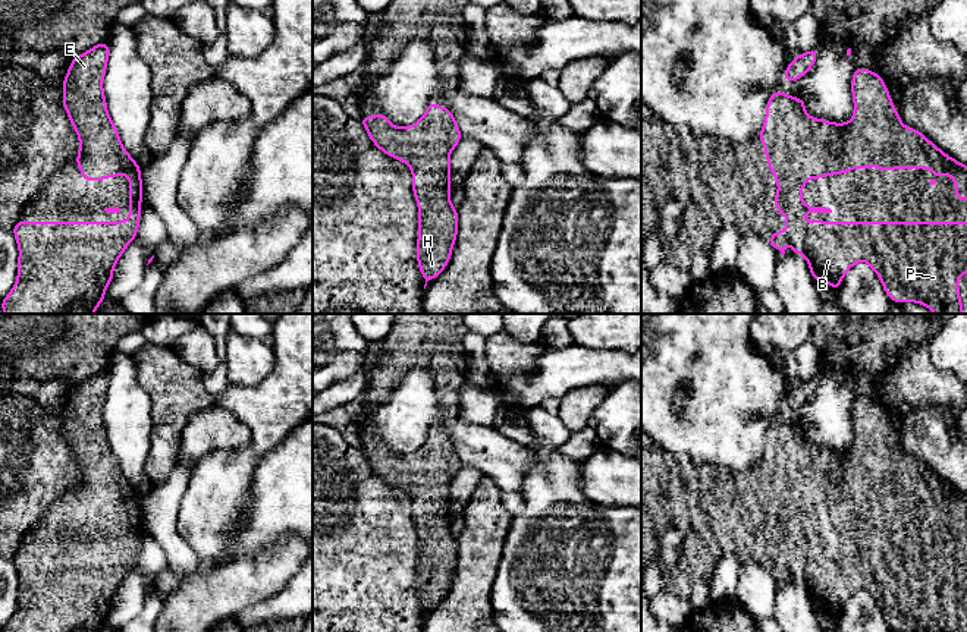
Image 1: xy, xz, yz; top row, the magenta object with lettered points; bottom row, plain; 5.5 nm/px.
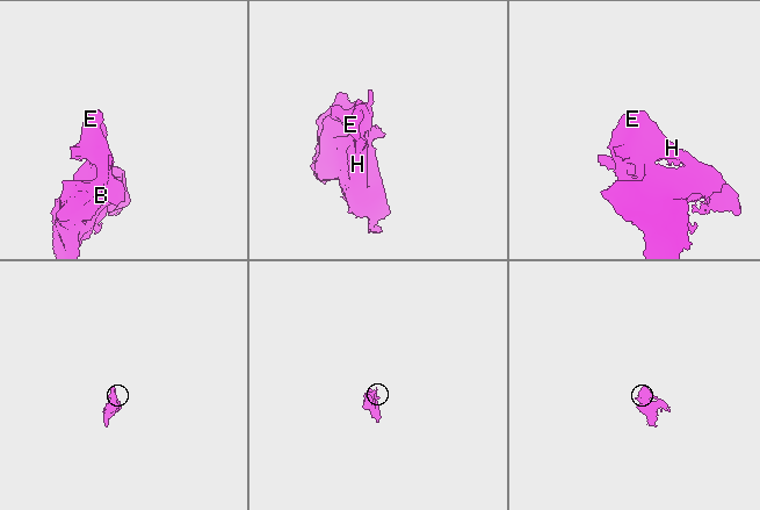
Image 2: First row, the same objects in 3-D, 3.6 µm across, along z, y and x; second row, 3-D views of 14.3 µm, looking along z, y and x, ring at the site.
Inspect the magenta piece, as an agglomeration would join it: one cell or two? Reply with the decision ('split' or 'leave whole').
leave whole

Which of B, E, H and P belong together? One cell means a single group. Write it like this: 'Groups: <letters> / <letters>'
Groups: B E H P

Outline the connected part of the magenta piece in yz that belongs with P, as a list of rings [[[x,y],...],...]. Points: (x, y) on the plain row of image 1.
[[[864,396],[855,397],[851,409],[854,428],[854,443],[848,452],[832,452],[825,447],[813,447],[807,443],[803,427],[794,427],[785,421],[772,421],[766,434],[766,447],[759,468],[765,472],[769,499],[776,504],[778,522],[773,525],[776,540],[787,545],[784,560],[773,560],[767,570],[785,582],[785,569],[789,569],[791,578],[801,582],[810,595],[810,601],[816,610],[828,611],[836,620],[842,606],[858,589],[866,589],[873,600],[877,601],[883,619],[894,631],[917,631],[917,632],[961,632],[958,620],[958,607],[967,601],[967,550],[806,550],[806,541],[832,541],[826,535],[809,535],[801,528],[801,518],[807,513],[807,507],[819,507],[828,503],[842,503],[855,496],[869,497],[877,494],[879,499],[891,497],[930,497],[936,512],[936,506],[948,503],[955,510],[955,528],[967,529],[967,494],[958,491],[952,485],[941,479],[922,460],[902,453],[894,431],[889,425],[883,408]]]

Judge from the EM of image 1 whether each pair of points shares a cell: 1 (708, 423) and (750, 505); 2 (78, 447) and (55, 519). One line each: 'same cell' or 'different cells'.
1: different cells
2: same cell

